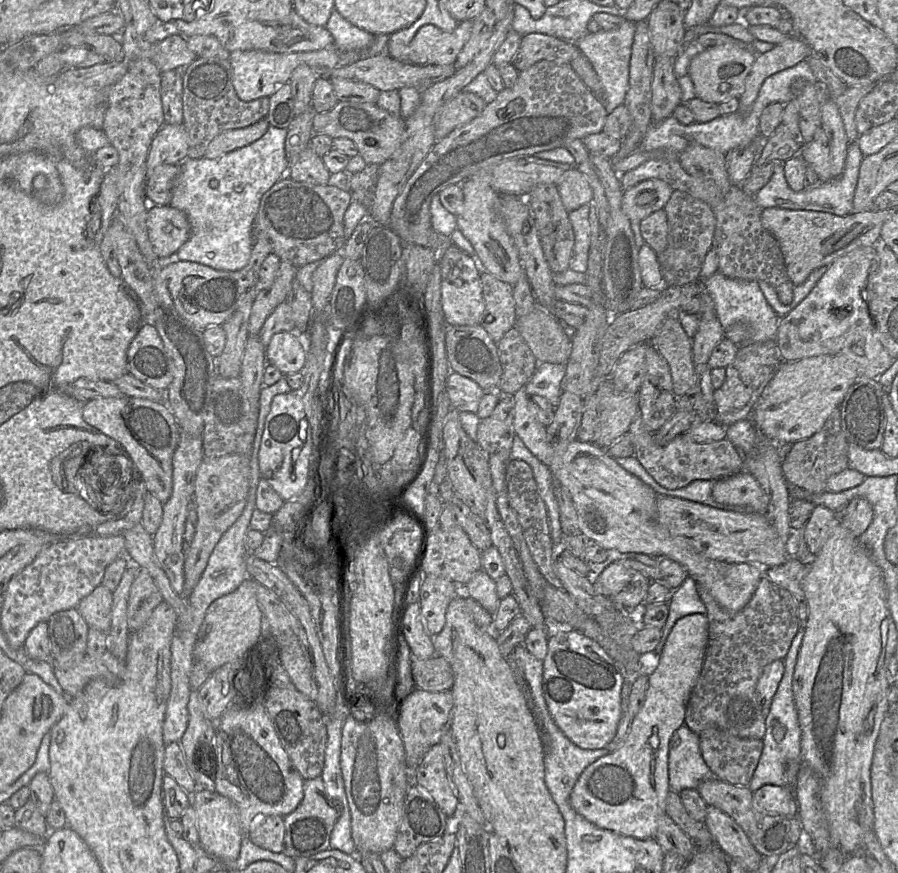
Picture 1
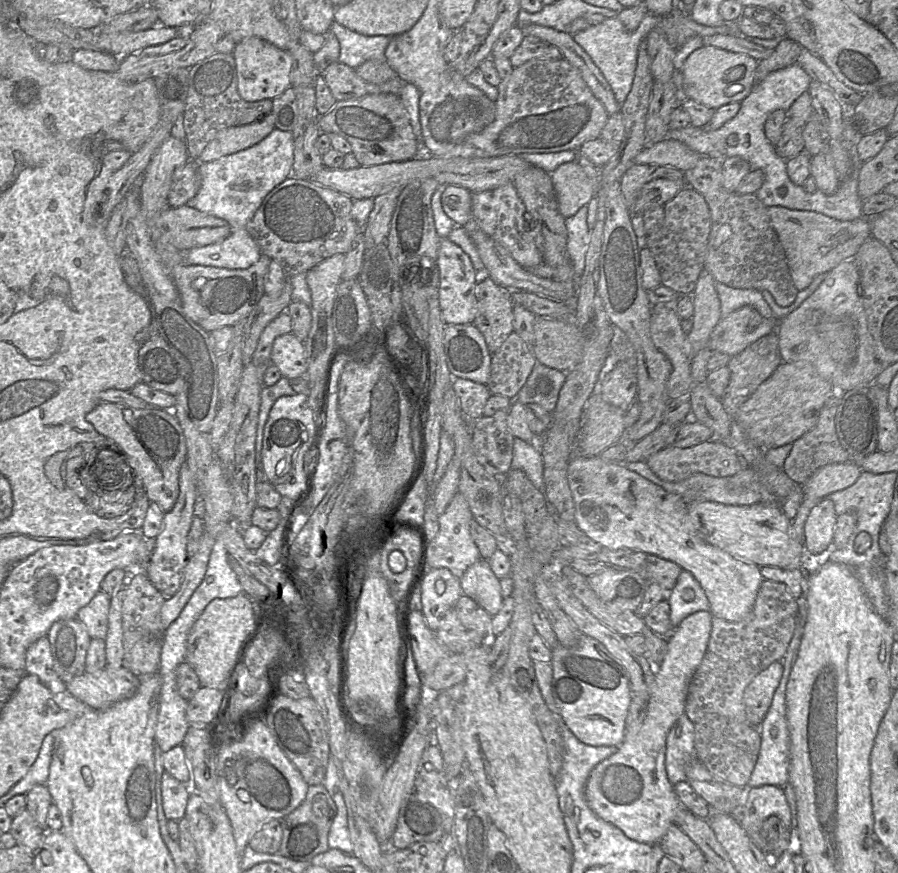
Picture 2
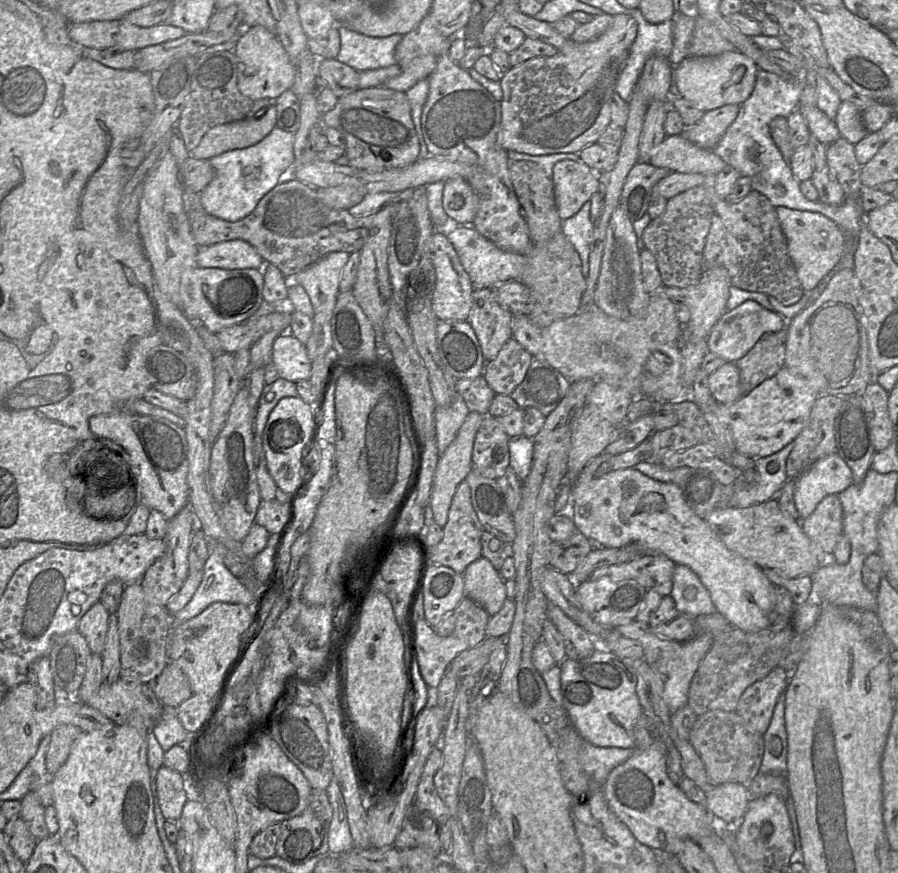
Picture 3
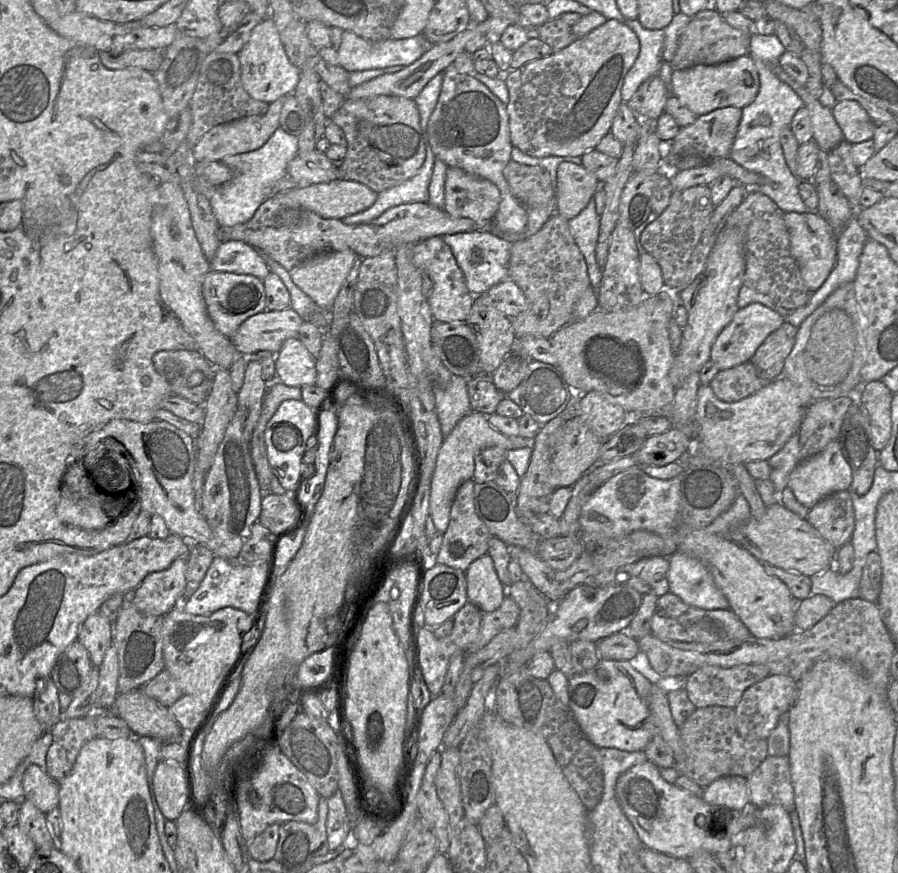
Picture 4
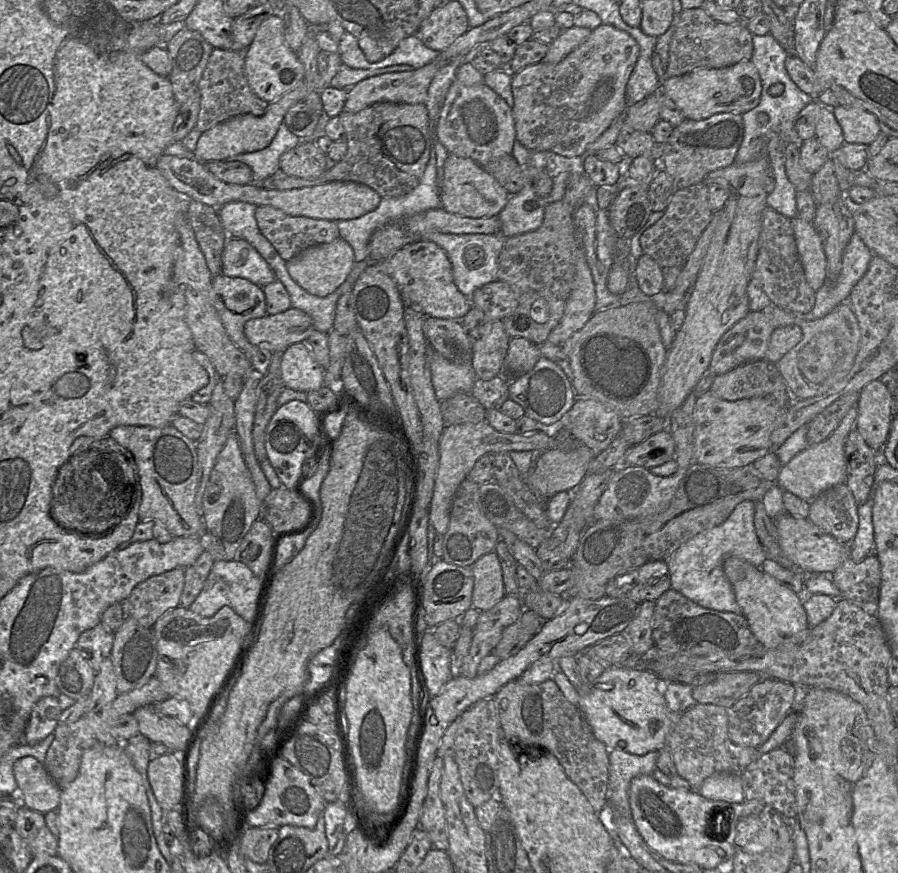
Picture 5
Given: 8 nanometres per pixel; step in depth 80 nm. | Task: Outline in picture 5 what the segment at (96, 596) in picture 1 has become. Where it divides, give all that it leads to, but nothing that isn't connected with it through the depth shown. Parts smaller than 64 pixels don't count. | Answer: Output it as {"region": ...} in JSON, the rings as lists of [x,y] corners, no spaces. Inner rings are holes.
{"region":[[[102,623],[79,636],[76,647],[88,653],[88,661],[95,671],[95,676],[104,659],[110,657],[113,641],[114,632],[104,627]]]}

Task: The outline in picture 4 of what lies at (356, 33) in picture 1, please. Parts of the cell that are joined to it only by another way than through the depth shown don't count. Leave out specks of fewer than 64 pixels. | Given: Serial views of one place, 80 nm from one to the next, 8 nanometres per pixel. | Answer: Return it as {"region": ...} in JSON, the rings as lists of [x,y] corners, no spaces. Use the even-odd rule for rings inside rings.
{"region":[[[344,30],[337,50],[338,63],[348,72],[408,66],[419,59],[430,48],[421,35],[405,39],[370,41]]]}

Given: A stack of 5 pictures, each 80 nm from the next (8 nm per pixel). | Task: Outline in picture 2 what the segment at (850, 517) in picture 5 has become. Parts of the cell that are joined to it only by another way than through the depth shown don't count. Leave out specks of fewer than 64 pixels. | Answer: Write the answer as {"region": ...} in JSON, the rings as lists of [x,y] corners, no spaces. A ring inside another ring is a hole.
{"region":[[[825,498],[810,512],[804,528],[804,546],[808,554],[828,554],[833,548],[838,515],[832,500]]]}

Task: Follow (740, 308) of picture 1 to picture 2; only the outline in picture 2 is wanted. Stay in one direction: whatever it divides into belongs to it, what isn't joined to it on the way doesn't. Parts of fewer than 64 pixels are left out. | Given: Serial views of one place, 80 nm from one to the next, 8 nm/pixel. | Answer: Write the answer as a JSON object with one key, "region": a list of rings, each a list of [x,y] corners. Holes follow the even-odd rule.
{"region":[[[716,282],[715,290],[720,300],[721,317],[726,317],[744,306],[751,306],[763,317],[777,320],[762,293],[756,289],[739,289]]]}

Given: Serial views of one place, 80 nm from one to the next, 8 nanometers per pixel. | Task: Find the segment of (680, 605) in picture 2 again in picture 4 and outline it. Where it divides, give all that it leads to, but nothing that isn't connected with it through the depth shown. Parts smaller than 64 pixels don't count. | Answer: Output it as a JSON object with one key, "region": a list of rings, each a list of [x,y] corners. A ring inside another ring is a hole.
{"region":[[[681,551],[669,558],[669,591],[692,607],[704,610],[727,610],[729,602],[715,585],[706,565]]]}

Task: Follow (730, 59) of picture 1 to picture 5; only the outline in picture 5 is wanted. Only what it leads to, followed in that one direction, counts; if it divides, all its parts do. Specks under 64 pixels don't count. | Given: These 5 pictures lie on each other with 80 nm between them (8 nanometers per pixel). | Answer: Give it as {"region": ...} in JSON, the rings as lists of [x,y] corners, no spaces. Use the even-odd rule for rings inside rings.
{"region":[[[743,60],[723,68],[697,68],[681,76],[670,77],[661,83],[660,91],[677,105],[686,120],[702,120],[724,112],[742,115],[755,108],[760,101],[762,83],[753,62],[751,60]]]}

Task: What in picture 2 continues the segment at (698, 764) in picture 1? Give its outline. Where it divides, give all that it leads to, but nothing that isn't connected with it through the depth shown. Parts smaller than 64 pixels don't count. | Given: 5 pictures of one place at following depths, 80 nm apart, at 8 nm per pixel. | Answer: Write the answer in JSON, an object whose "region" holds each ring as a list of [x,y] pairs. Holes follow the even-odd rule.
{"region":[[[684,713],[669,732],[665,765],[668,779],[673,786],[687,780],[685,765],[692,758],[697,758],[695,725]]]}

